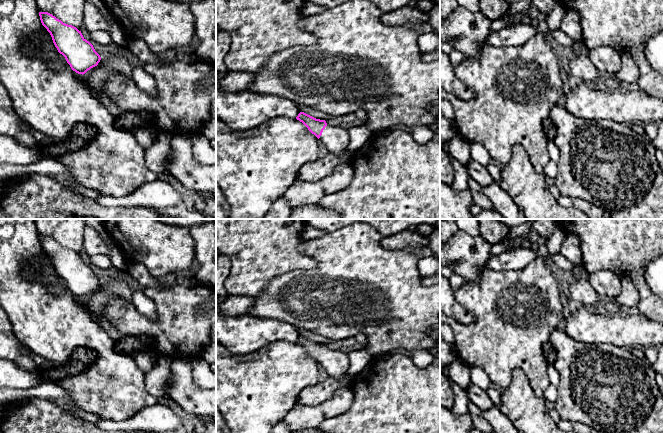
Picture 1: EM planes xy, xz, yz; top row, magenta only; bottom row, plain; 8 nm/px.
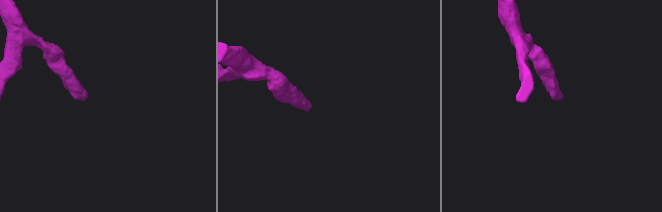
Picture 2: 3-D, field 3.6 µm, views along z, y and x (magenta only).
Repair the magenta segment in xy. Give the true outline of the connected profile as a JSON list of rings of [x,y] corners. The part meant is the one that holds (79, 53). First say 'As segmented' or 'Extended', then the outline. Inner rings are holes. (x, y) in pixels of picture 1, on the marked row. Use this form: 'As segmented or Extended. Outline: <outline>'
As segmented. Outline: [[[39,12],[39,16],[58,52],[65,57],[73,71],[83,75],[98,65],[101,57],[93,45],[83,37],[81,31],[48,12]]]

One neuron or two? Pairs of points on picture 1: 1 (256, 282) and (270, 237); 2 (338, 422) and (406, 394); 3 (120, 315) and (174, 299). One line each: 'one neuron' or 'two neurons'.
1: one neuron
2: one neuron
3: one neuron

